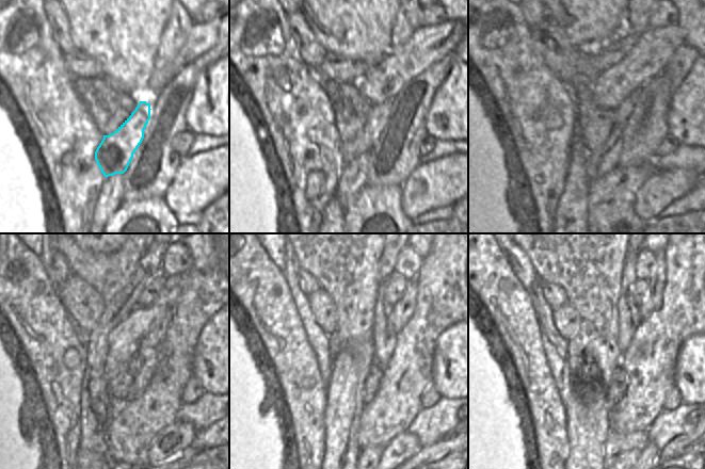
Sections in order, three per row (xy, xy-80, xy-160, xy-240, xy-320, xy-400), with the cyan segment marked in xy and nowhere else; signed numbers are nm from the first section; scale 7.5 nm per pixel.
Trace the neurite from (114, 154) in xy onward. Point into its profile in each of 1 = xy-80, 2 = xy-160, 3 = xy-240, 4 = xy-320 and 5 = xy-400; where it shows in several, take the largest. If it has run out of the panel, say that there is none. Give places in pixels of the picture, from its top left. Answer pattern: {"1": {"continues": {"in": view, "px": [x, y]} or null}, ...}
{"1": {"continues": {"in": "xy-80", "px": [378, 118]}}, "2": {"continues": {"in": "xy-160", "px": [623, 111]}}, "3": {"continues": {"in": "xy-240", "px": [155, 337]}}, "4": {"continues": {"in": "xy-320", "px": [404, 308]}}, "5": {"continues": {"in": "xy-400", "px": [656, 280]}}}

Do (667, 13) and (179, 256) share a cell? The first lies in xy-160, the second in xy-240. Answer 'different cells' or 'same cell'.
same cell

